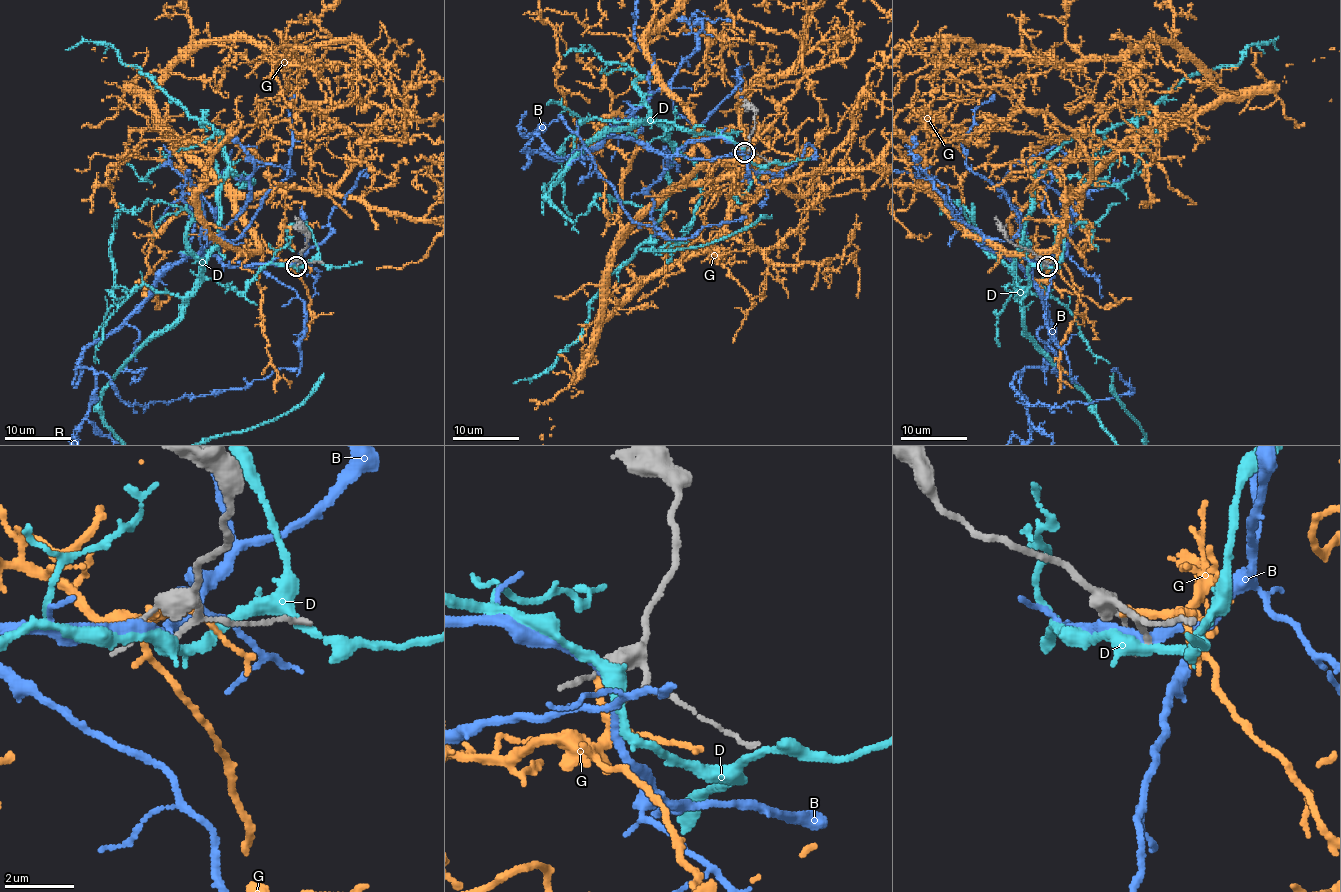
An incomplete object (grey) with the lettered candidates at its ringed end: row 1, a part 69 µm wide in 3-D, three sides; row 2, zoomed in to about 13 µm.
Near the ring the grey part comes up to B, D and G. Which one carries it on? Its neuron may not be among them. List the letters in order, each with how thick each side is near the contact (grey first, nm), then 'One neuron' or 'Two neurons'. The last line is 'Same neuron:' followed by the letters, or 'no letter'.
B: Thickness 120 nm (grey) against 280 nm. Two neurons
D: Thickness 120 nm (grey) against 380 nm. Two neurons
G: Thickness 280 nm (grey) against 240 nm. Two neurons
Same neuron: no letter

